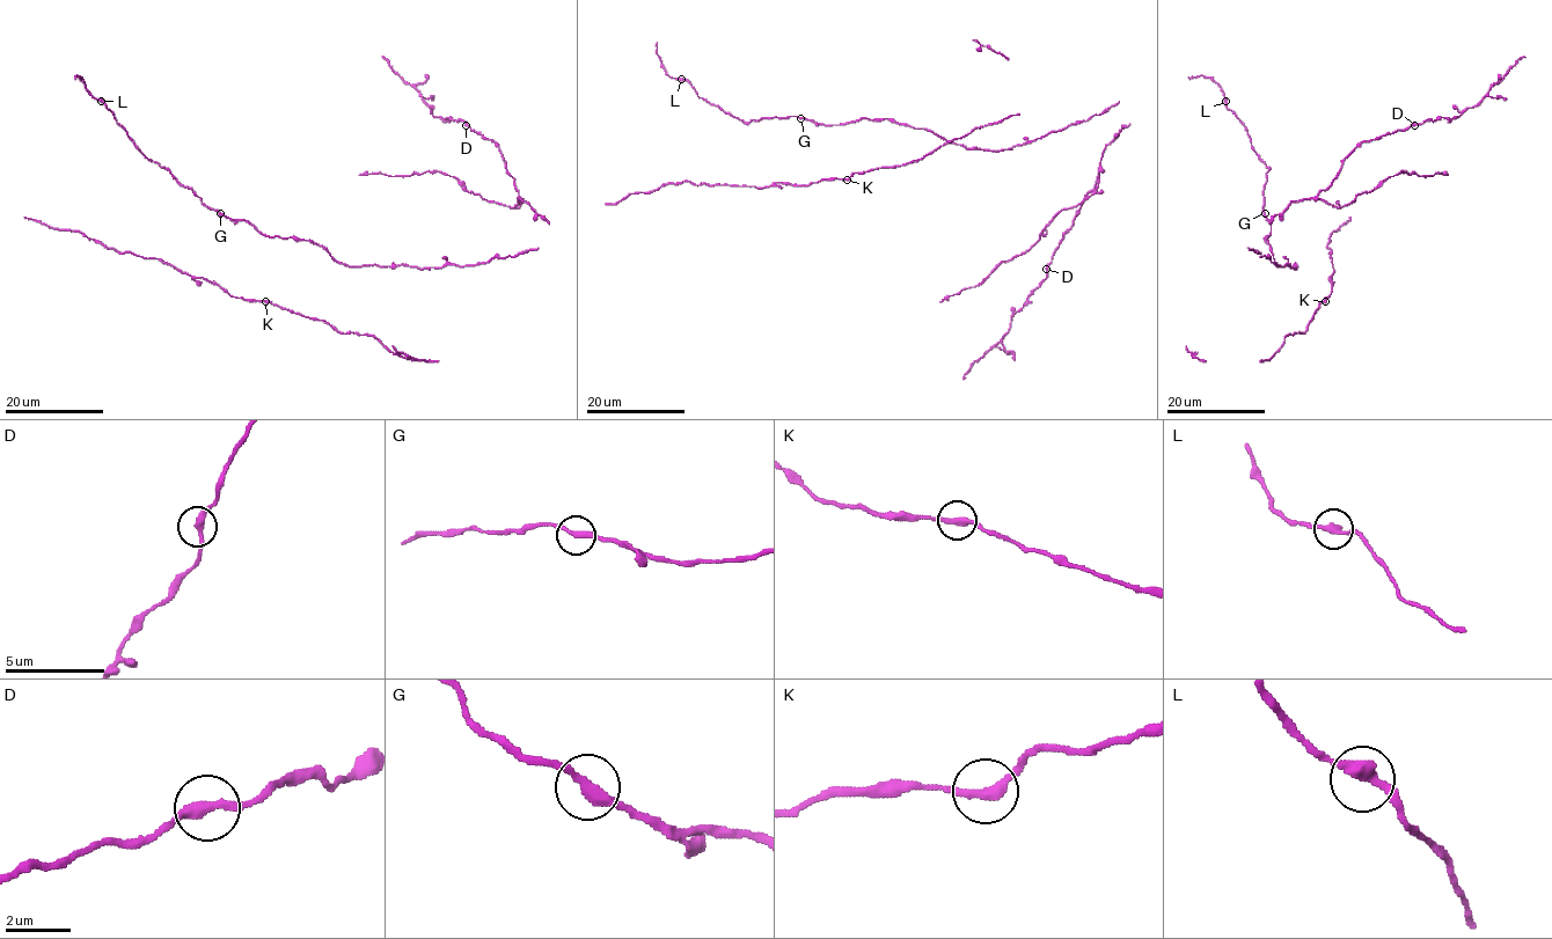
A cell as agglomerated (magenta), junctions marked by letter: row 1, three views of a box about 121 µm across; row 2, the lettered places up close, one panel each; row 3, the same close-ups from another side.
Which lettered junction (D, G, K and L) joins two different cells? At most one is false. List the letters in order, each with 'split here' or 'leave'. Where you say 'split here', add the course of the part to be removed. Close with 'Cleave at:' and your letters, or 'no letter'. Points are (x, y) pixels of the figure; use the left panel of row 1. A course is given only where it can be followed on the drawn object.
D: leave
G: leave
K: leave
L: leave
Cleave at: no letter

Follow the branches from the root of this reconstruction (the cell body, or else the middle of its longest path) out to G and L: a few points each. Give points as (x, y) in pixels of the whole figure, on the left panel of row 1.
G: (433, 268), (346, 266), (308, 240), (265, 235), (244, 220), (220, 213)
L: (433, 268), (346, 266), (308, 240), (265, 235), (244, 220), (221, 215), (151, 161), (101, 101)

